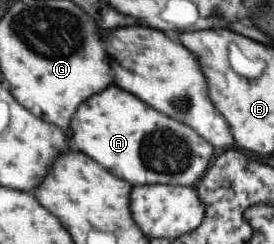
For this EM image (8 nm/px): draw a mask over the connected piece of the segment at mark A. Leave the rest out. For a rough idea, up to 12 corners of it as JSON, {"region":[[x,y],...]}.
{"region":[[120,88],[70,120],[130,184],[193,186],[218,153]]}

